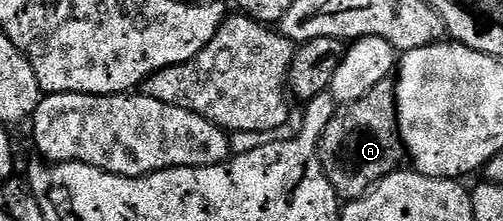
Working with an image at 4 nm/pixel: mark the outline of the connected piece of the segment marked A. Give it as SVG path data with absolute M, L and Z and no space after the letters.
M392 76L375 83L363 99L349 101L335 111L321 133L317 154L331 187L345 203L364 197L377 182L402 168L406 151L397 122L397 87Z

